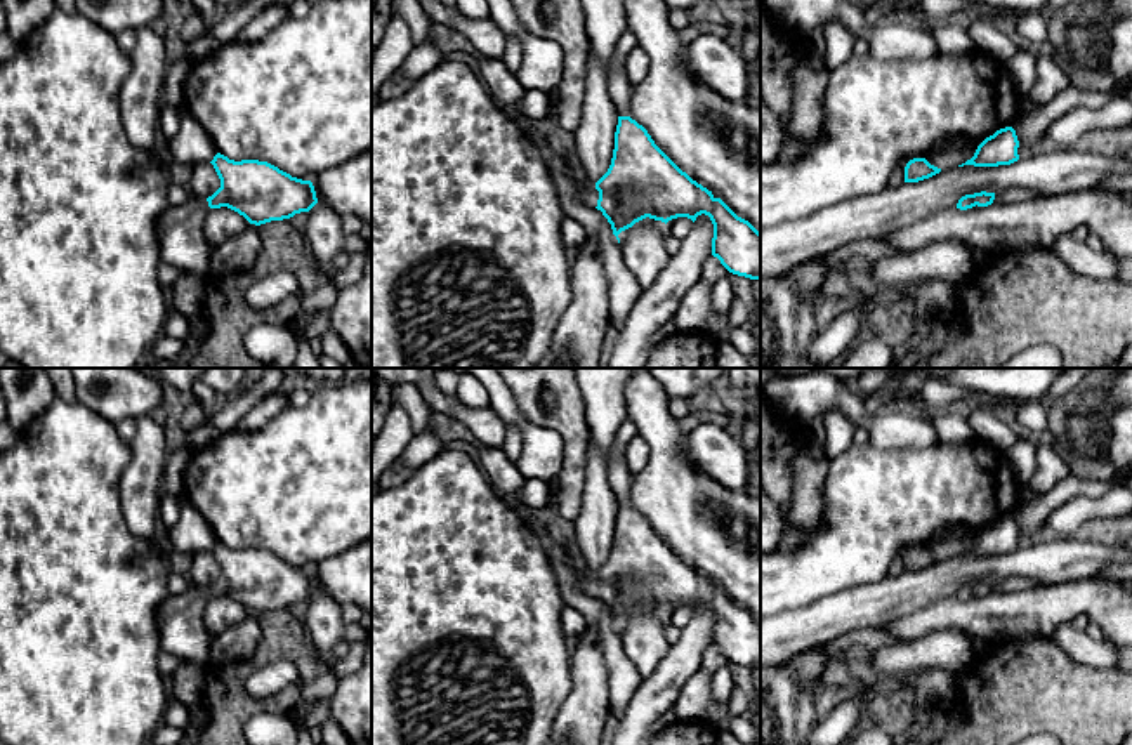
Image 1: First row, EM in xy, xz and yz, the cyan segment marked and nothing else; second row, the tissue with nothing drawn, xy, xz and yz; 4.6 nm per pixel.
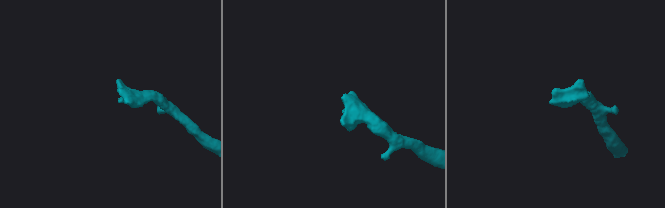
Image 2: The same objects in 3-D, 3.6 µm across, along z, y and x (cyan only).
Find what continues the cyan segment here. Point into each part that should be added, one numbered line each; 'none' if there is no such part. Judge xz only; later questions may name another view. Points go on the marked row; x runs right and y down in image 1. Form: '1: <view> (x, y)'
1: xz (504, 87)

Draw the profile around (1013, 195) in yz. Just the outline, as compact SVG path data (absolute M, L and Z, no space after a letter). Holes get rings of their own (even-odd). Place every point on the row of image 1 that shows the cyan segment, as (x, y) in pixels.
M1010 188L1005 191L995 191L995 203L1016 203L1016 201L1028 201L1028 200L1037 200L1037 198L1043 198L1045 194L1030 191L1030 189L1023 189L1023 188Z

